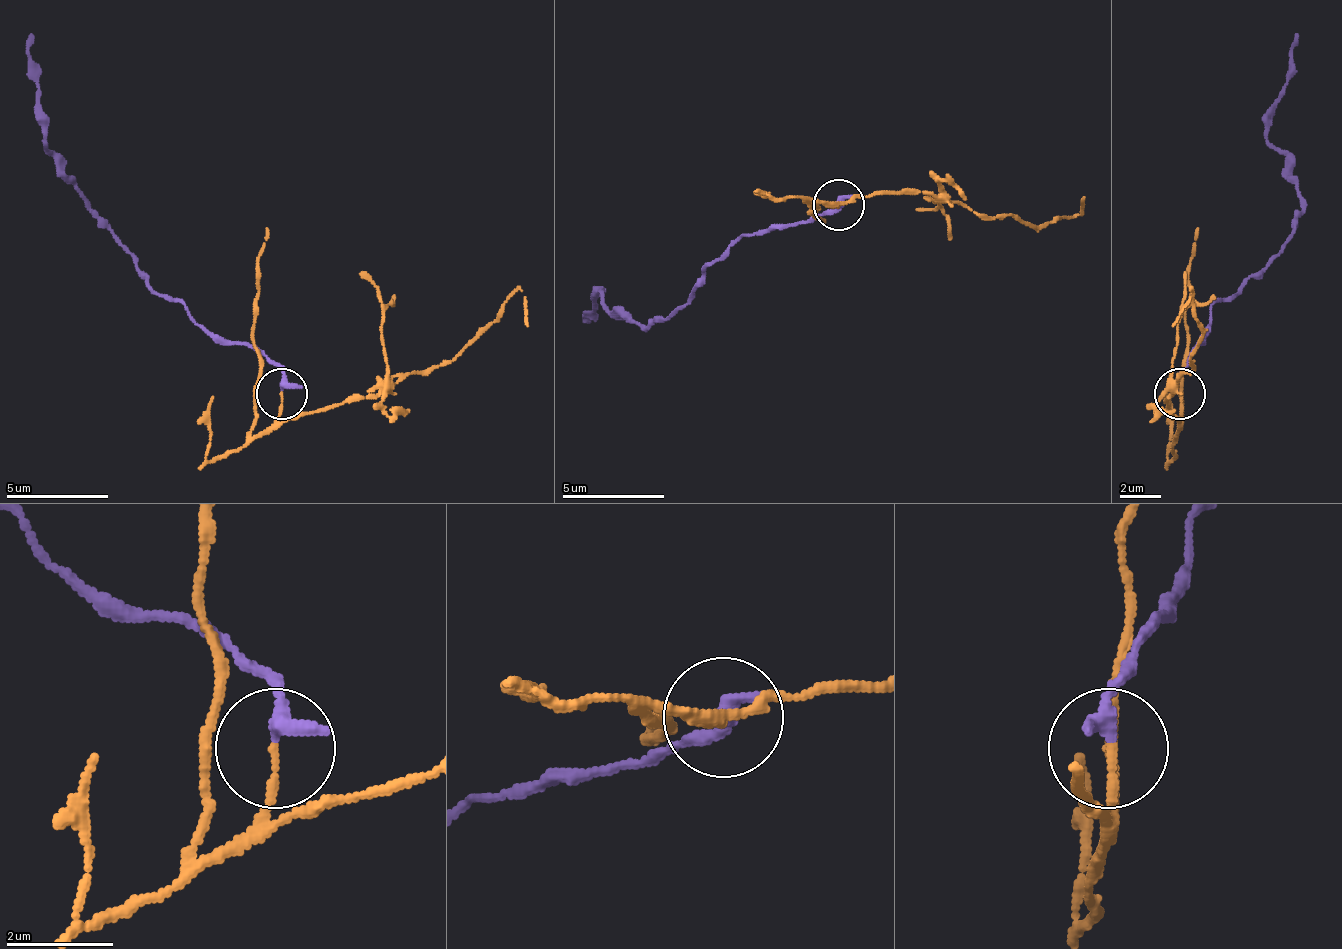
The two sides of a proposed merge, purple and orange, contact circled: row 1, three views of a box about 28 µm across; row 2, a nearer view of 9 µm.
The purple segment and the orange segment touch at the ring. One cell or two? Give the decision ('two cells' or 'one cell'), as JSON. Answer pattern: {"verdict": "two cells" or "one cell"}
{"verdict": "two cells"}

